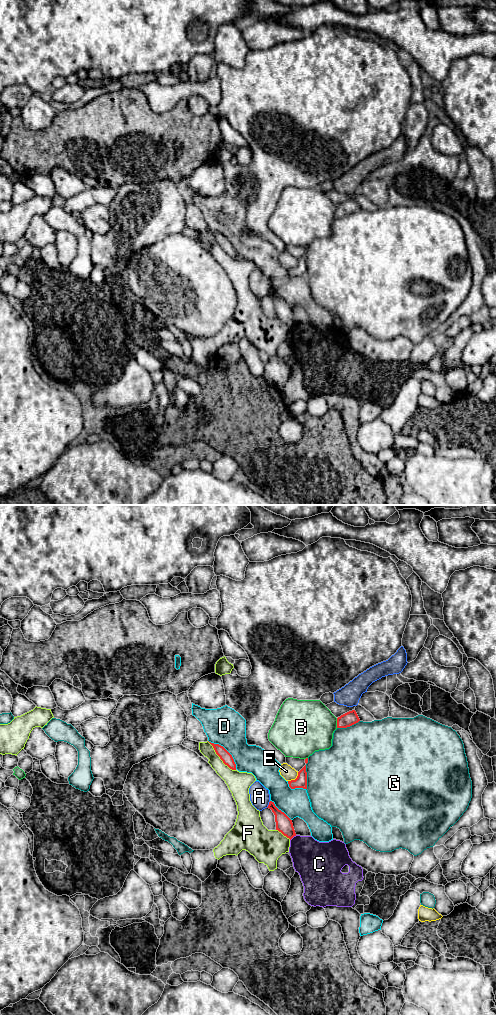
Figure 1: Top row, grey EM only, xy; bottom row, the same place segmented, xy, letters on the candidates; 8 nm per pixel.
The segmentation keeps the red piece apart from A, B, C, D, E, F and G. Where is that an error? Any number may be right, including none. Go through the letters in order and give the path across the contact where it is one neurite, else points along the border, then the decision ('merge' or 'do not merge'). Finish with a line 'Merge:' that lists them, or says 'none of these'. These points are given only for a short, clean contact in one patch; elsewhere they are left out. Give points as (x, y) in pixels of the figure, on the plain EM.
A: do not merge
B: do not merge
C: along xy (296, 323), (290, 328) | do not merge
D: do not merge
E: do not merge
F: do not merge
G: do not merge
Merge: none of these

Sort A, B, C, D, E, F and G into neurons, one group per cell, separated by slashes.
A C / B / D / E / F / G

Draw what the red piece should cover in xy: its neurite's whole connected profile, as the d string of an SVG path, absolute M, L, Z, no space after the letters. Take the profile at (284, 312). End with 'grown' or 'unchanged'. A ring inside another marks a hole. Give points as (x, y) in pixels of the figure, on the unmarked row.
M270 289L268 295L275 303L276 318L281 320L284 324L290 328L296 324L292 308L281 298L279 298L274 290Z | unchanged

